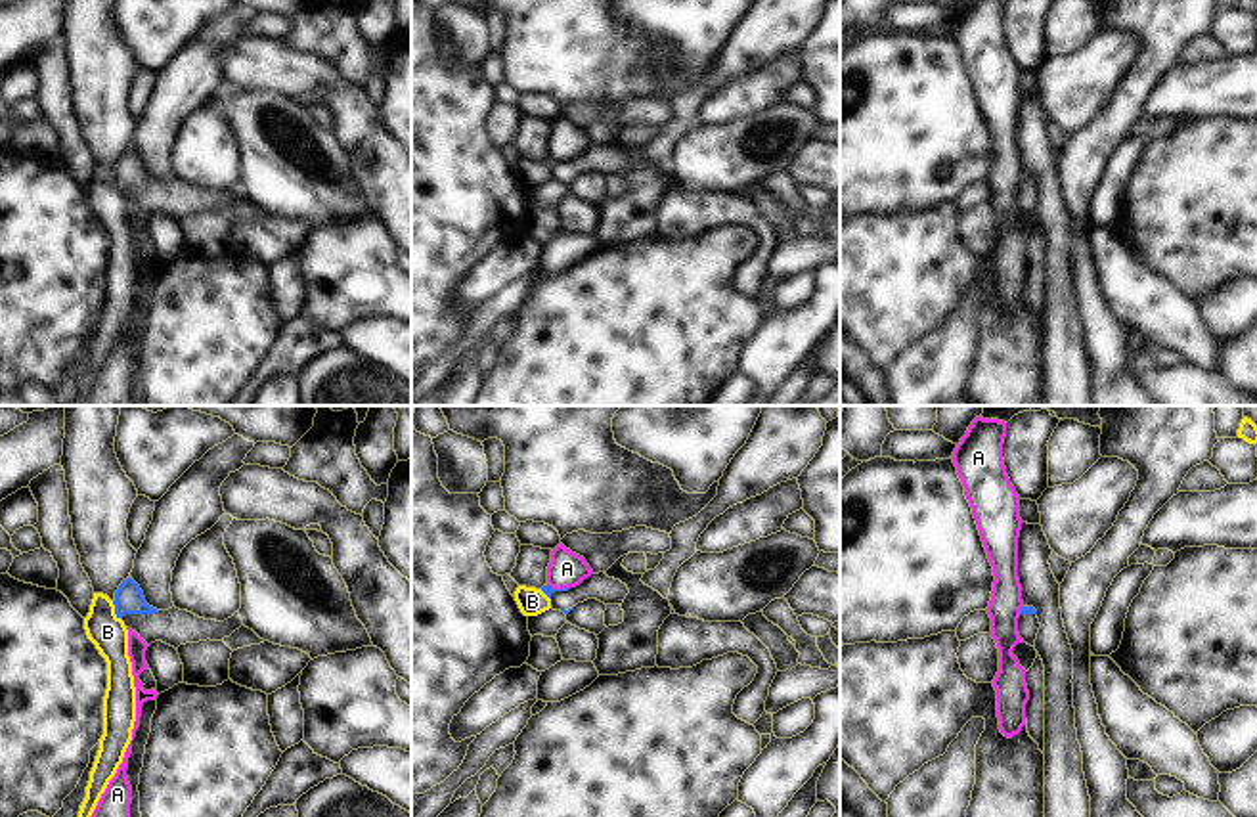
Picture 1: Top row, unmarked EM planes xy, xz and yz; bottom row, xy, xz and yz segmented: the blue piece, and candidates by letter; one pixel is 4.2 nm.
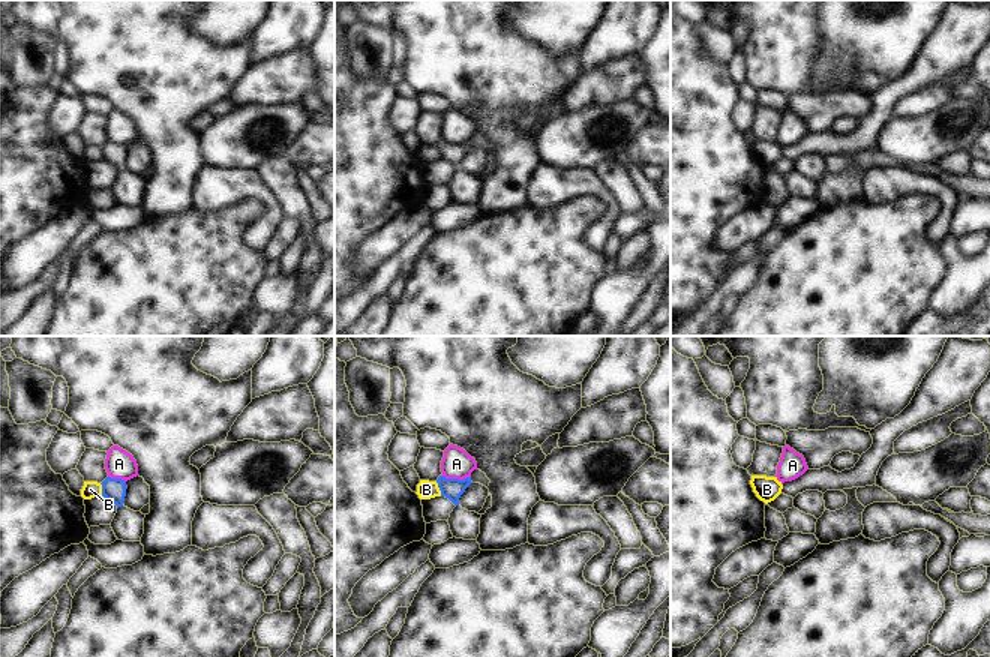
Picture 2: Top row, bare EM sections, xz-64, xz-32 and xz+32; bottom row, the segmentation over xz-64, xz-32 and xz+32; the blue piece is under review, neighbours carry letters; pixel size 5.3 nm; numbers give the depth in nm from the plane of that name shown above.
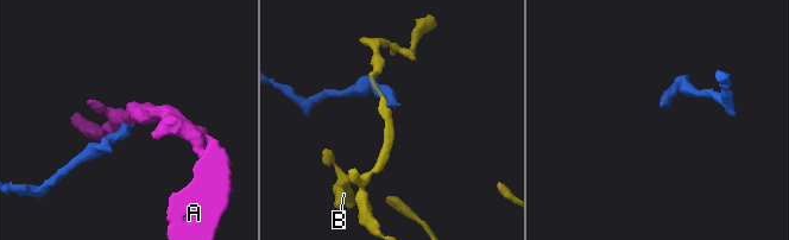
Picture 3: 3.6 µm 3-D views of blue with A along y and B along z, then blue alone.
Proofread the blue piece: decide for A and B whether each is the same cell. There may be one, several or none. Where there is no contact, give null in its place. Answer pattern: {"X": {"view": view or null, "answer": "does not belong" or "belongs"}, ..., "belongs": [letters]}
{"A": {"view": "xz", "answer": "does not belong"}, "B": {"view": "xy", "answer": "does not belong"}, "belongs": []}

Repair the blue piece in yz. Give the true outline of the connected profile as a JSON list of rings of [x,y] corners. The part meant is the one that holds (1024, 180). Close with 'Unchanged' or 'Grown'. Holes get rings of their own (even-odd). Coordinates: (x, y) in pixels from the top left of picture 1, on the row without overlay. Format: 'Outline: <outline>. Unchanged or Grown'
Outline: [[[1022,178],[1020,189],[1018,189],[1018,205],[1027,216],[1035,216],[1037,205],[1039,205],[1039,189],[1037,182],[1033,178]]]. Grown.

